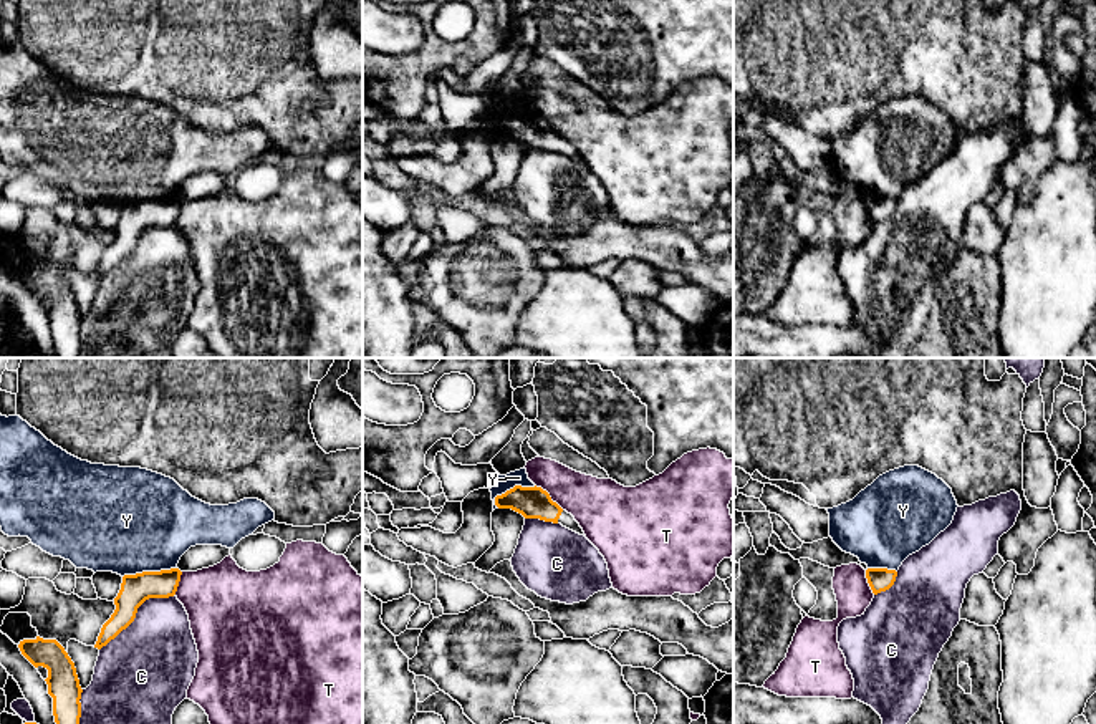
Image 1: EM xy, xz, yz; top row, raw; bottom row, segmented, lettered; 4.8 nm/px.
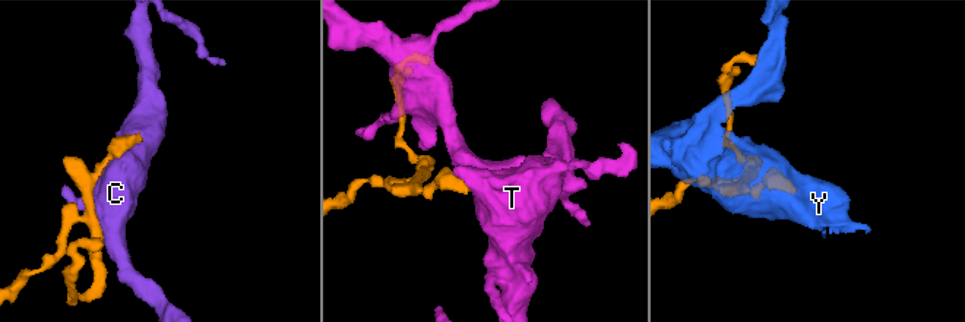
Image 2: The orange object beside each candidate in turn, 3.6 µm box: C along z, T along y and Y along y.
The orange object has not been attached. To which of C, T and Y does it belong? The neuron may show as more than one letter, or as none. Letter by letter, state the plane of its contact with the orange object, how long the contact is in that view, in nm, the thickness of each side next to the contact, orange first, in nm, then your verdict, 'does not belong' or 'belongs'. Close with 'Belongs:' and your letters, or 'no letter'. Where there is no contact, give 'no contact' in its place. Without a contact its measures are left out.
C: xy | 460 nm | 140/400 nm | does not belong
T: xz | 190 nm | 160/260 nm | does not belong
Y: xy | 260 nm | 140/480 nm | does not belong
Belongs: no letter

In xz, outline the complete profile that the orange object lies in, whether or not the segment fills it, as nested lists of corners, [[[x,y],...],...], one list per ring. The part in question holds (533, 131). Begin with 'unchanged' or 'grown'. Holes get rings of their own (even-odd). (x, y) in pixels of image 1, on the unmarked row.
grown | [[[515,114],[505,123],[497,124],[495,134],[498,138],[512,138],[525,147],[540,147],[545,151],[561,152],[579,164],[584,164],[574,146],[553,131],[550,123],[541,116]]]

